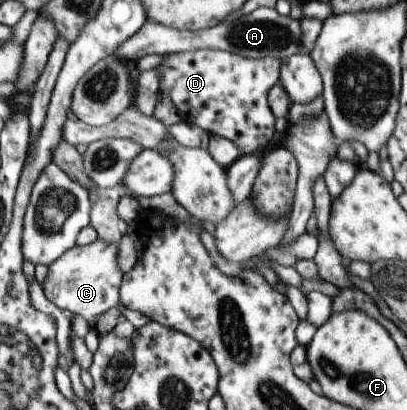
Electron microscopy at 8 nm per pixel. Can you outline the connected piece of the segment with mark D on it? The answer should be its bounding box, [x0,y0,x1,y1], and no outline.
[156,50,279,155]

